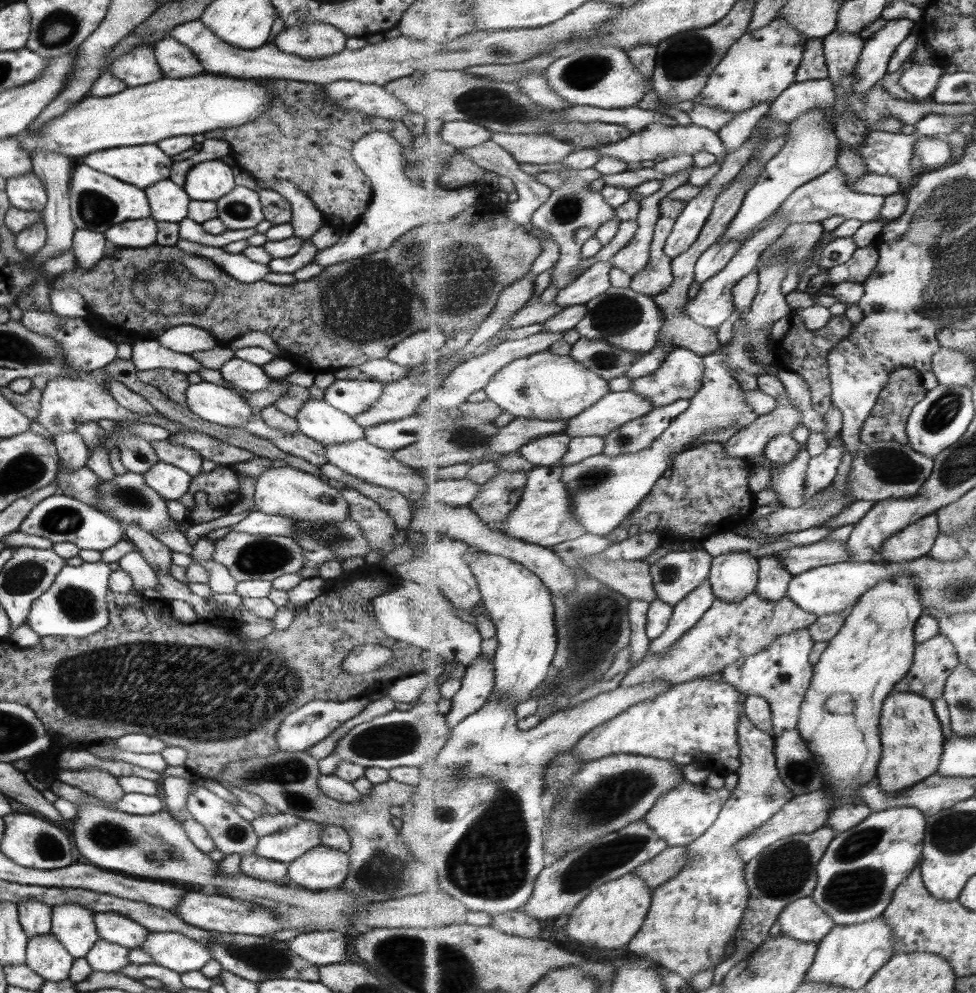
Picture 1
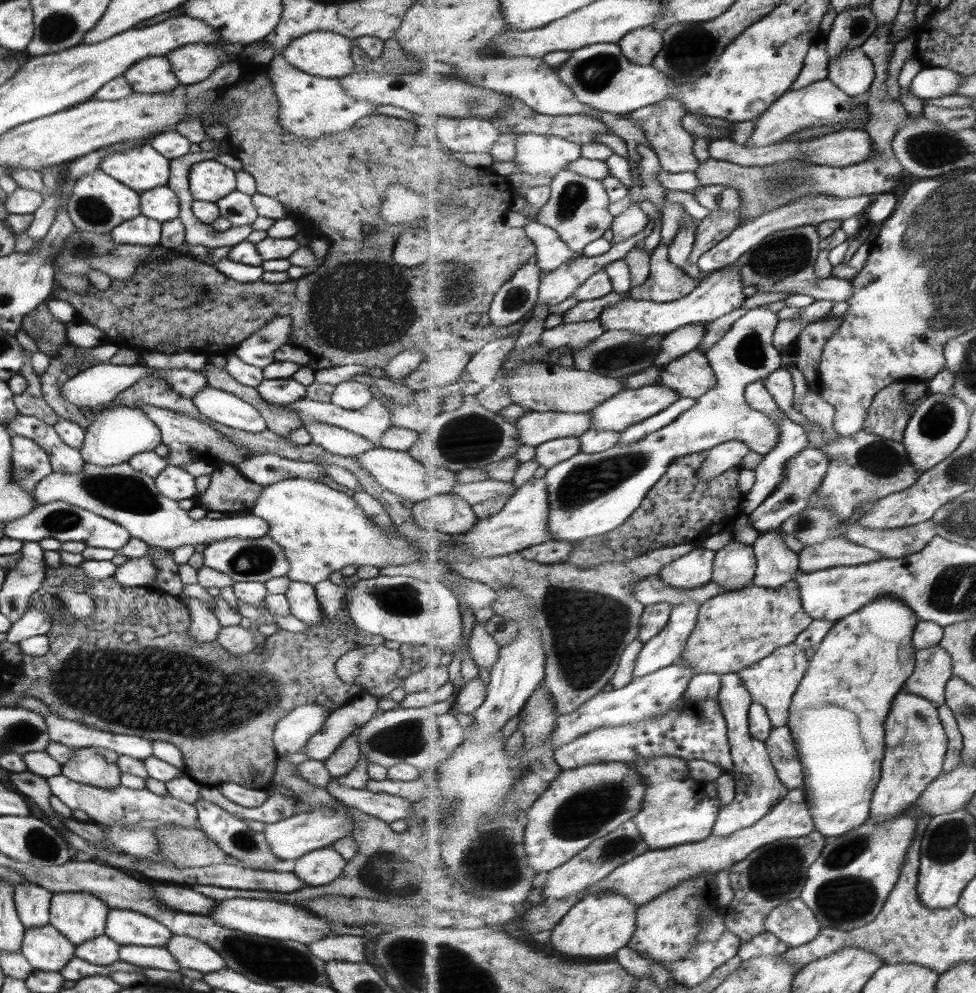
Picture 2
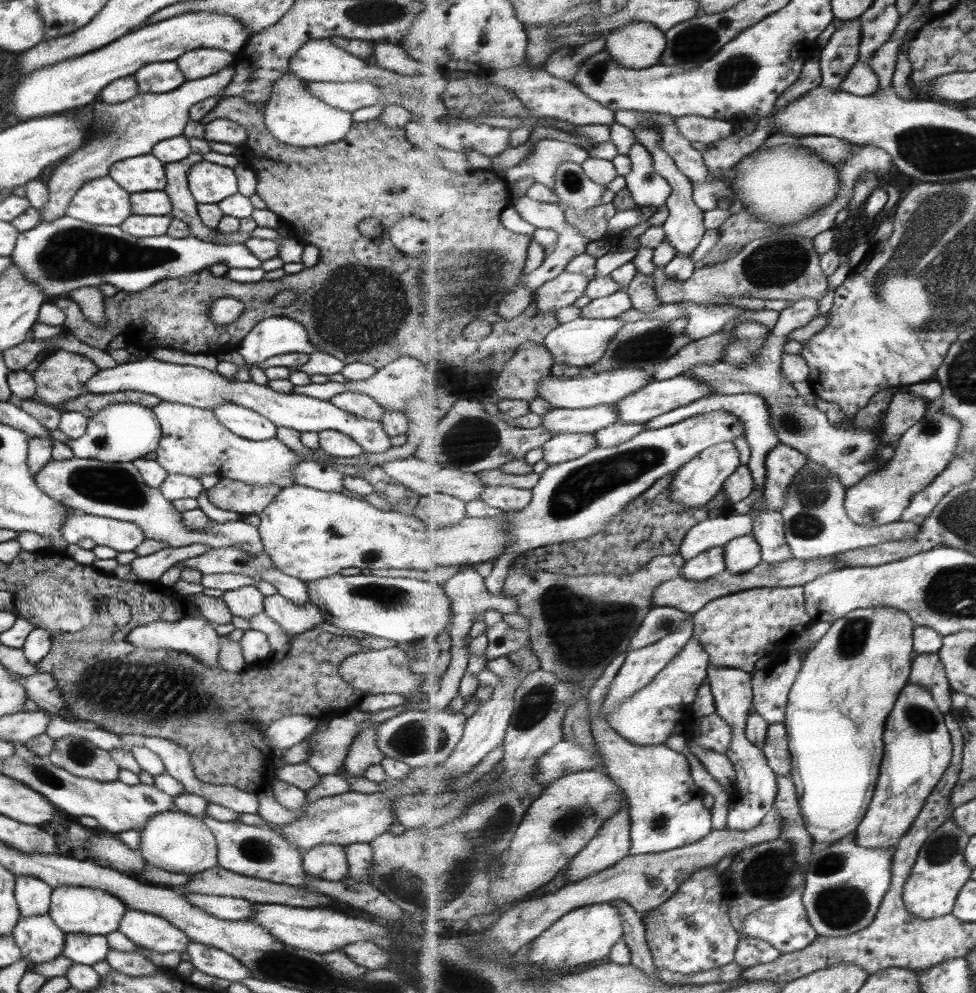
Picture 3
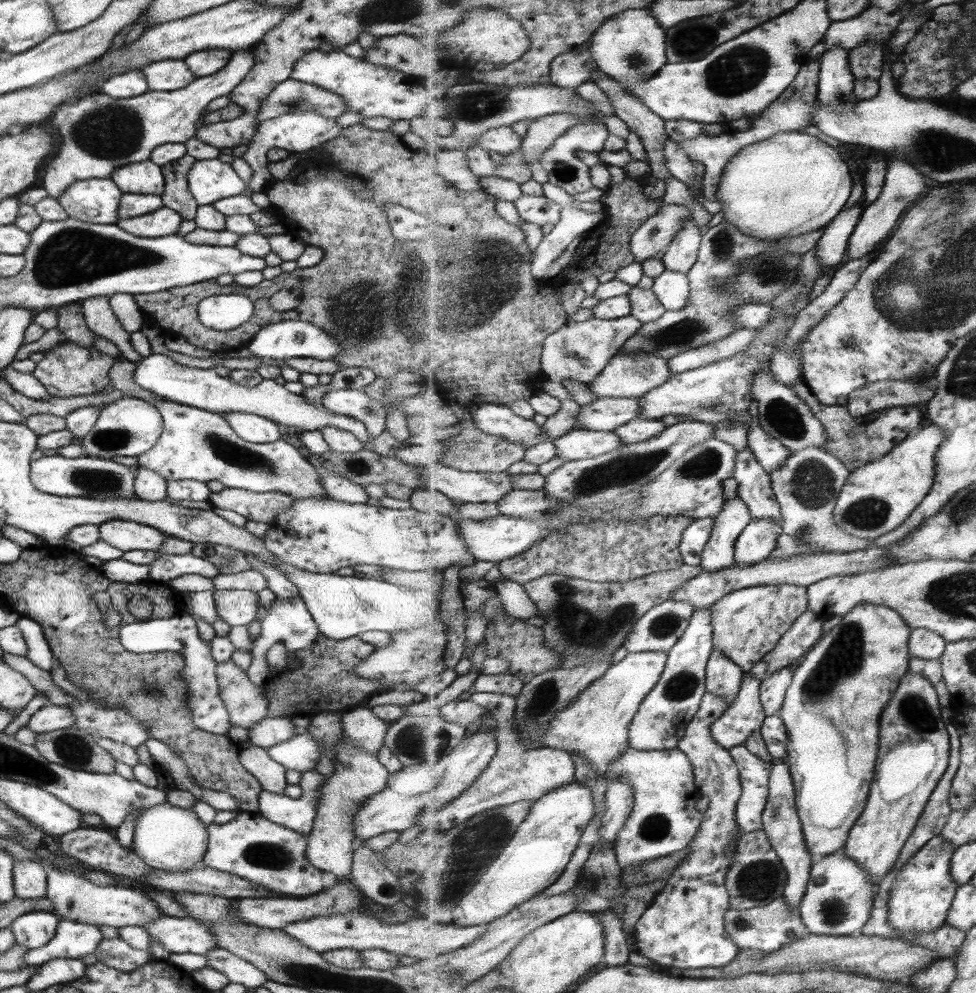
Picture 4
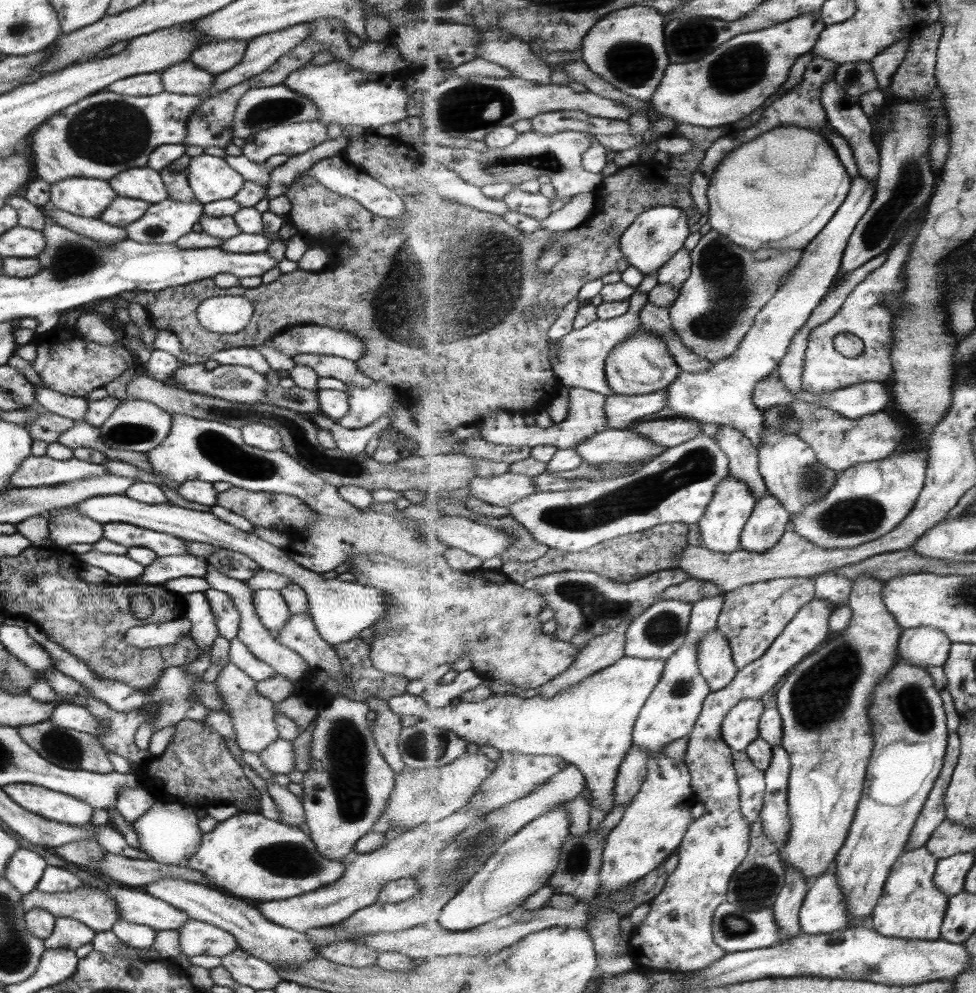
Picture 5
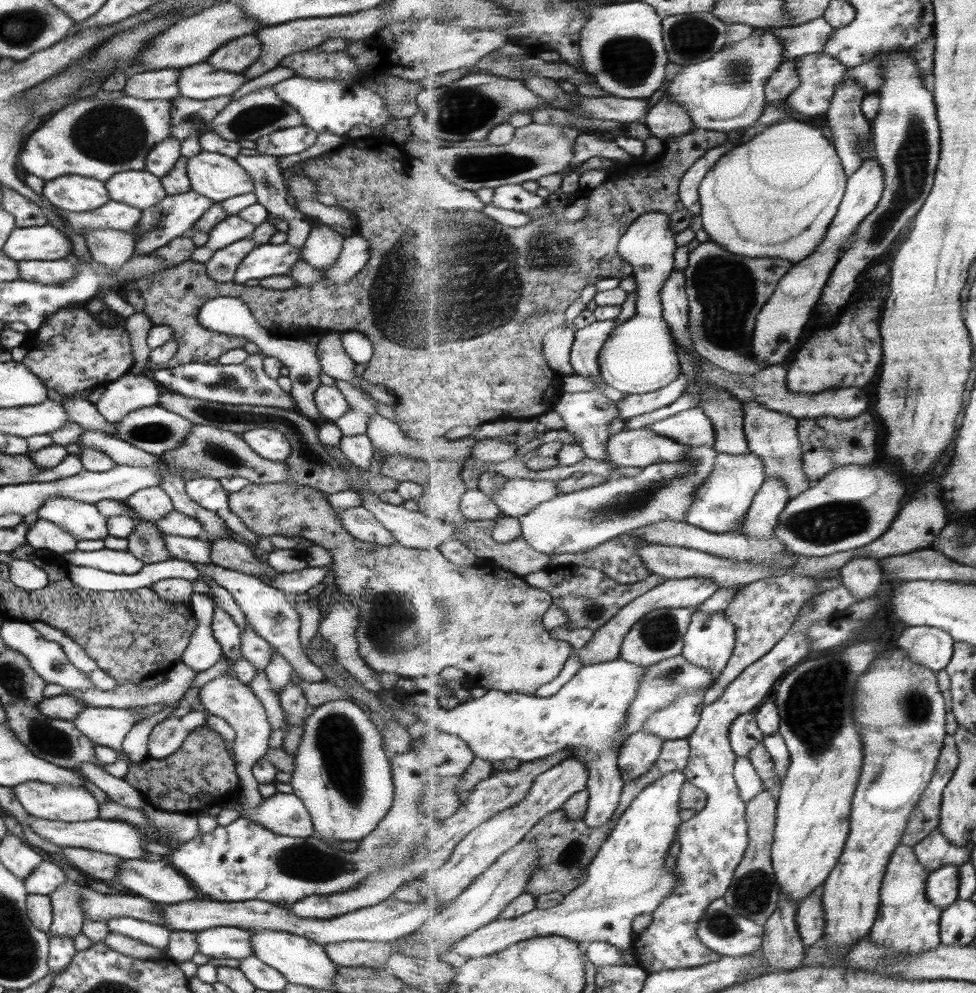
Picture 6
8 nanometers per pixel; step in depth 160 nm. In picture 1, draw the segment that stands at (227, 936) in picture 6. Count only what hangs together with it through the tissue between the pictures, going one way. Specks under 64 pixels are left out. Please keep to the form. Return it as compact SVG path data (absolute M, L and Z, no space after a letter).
M94 913L94 925L98 938L127 949L137 948L147 940L150 933L141 924L121 913Z

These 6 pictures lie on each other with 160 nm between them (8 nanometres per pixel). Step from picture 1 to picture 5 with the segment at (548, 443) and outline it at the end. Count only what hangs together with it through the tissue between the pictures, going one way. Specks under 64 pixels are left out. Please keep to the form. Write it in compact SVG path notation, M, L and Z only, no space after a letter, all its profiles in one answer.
M609 428L588 438L575 449L591 464L601 462L631 464L660 456L666 451L666 446L657 444L654 440L649 440L631 429Z

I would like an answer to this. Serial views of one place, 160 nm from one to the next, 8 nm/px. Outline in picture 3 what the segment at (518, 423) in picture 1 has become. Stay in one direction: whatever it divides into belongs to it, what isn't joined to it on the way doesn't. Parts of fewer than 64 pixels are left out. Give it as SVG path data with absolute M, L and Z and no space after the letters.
M599 405L591 408L557 408L541 416L541 428L551 436L559 434L593 434L620 420L615 405Z

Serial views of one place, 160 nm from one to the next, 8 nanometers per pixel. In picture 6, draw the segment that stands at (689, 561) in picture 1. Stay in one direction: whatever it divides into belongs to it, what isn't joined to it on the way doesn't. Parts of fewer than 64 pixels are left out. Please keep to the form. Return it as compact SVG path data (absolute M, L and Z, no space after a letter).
M749 451L742 455L718 452L714 471L696 490L695 500L689 508L686 521L711 532L726 533L741 530L741 524L766 477L764 460L754 452Z

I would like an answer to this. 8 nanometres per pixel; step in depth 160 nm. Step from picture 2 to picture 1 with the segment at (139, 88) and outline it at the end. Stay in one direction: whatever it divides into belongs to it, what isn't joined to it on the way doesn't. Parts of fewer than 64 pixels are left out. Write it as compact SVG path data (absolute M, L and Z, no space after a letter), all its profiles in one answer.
M147 44L118 56L107 71L126 87L143 86L162 77L161 69L155 60L153 49Z

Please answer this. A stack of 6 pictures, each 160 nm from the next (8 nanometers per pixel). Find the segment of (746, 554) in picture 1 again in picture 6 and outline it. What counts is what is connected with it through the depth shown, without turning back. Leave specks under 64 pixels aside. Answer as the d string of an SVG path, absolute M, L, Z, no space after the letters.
M766 477L746 514L741 532L758 539L775 537L780 514L787 508L791 499L784 480L779 477Z

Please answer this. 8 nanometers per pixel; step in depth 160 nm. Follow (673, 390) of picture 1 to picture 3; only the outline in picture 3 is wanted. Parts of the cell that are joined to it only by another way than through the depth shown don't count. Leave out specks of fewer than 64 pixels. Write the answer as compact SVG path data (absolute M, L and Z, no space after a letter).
M805 297L800 301L792 301L788 307L780 310L780 317L775 328L771 329L763 348L756 354L756 361L734 365L730 362L717 361L715 364L700 364L690 368L683 375L691 375L698 382L707 383L713 393L743 394L750 392L758 394L768 402L773 429L783 444L791 446L806 454L811 460L824 464L832 473L835 473L845 485L845 488L854 487L872 472L885 468L895 456L895 444L886 444L873 431L867 429L840 429L831 425L829 418L818 406L810 405L795 388L795 385L786 383L782 377L782 358L788 335L794 330L807 326L817 315L819 301Z

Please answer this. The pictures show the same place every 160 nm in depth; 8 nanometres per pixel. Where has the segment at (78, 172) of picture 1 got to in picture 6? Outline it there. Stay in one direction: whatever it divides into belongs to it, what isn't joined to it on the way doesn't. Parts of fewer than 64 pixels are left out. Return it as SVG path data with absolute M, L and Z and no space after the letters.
M64 175L45 181L41 196L55 210L69 213L89 212L105 205L110 199L104 184L99 180L76 175Z

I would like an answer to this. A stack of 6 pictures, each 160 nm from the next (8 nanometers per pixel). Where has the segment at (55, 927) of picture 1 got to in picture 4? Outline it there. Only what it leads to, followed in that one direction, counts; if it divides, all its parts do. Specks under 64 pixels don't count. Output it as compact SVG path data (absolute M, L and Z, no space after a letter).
M47 870L46 873L46 897L51 901L53 914L61 919L77 921L93 926L110 926L119 928L122 926L143 927L148 922L161 916L157 904L146 897L141 891L124 888L117 885L97 886L79 874L68 870Z

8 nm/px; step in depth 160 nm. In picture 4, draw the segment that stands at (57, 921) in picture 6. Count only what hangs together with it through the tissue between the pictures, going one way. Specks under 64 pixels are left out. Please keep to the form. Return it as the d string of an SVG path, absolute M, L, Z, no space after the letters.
M61 919L47 944L29 949L22 961L24 966L38 967L52 958L76 958L91 954L102 939L96 926Z

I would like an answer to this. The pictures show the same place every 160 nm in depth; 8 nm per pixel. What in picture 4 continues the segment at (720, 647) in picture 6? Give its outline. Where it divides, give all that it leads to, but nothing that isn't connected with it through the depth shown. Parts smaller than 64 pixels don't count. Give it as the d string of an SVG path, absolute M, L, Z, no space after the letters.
M715 648L706 672L708 692L723 696L727 700L727 706L733 706L741 692L744 679L744 670Z

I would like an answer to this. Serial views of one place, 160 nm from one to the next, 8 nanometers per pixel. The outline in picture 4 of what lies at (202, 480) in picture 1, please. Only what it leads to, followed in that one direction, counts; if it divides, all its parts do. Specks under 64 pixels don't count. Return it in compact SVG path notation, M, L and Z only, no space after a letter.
M224 487L219 492L210 493L209 504L223 510L233 510L253 522L270 524L276 514L283 512L295 499L278 492L256 493L248 490Z

